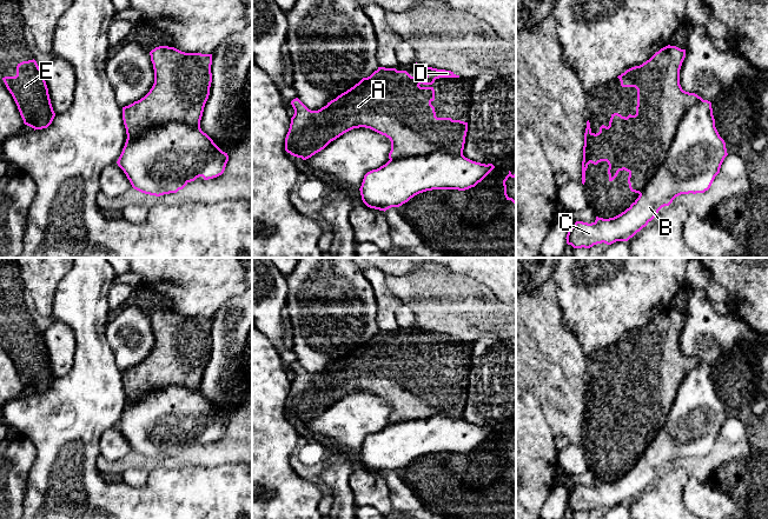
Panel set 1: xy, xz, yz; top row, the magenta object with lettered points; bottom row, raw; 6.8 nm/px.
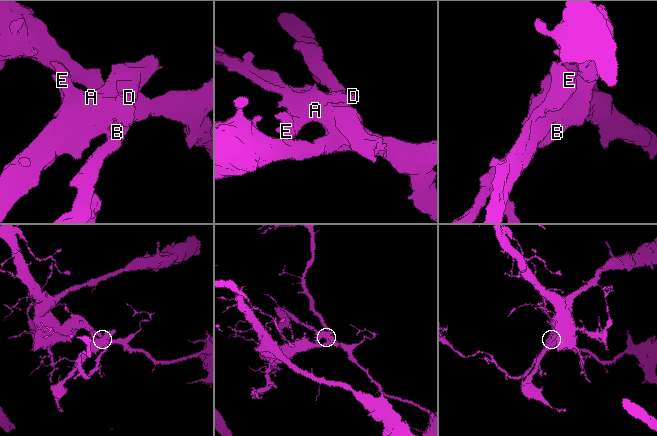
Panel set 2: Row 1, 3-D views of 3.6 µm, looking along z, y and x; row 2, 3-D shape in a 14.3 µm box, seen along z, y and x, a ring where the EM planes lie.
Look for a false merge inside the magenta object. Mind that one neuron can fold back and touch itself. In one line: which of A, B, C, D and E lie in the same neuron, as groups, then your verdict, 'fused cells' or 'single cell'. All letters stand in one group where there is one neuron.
A D E / B C | fused cells

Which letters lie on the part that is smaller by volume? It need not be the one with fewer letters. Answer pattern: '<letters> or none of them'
A, D, E

